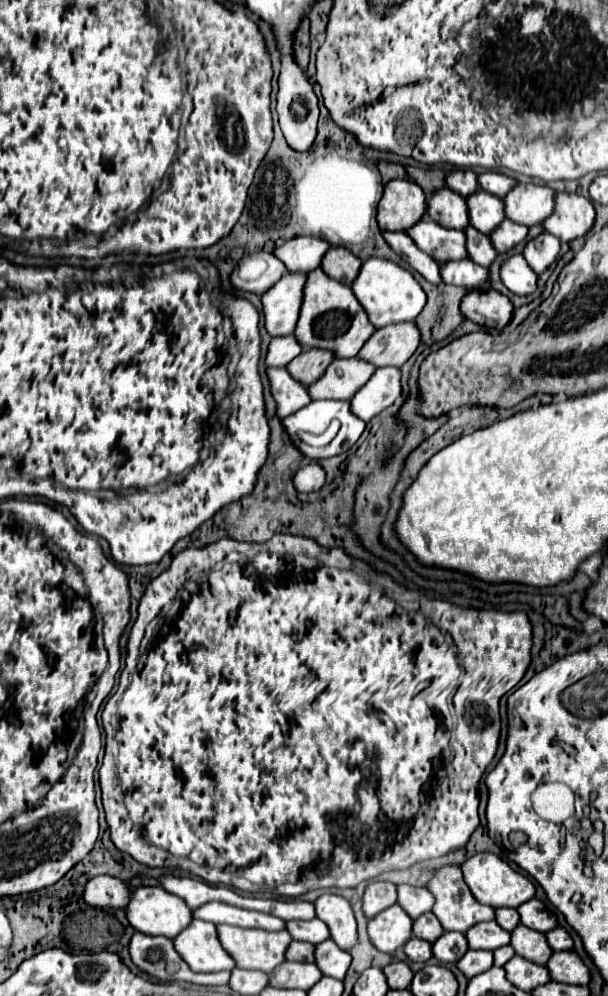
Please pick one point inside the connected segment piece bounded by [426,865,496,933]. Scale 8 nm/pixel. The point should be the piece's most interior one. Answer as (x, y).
(456, 907)

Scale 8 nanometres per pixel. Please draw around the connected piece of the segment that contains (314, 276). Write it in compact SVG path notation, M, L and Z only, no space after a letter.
M314 269L308 273L306 281L306 297L302 303L302 313L296 325L296 337L304 347L324 347L334 351L336 357L356 357L364 343L374 335L376 327L370 323L364 307L356 299L354 291L340 281L334 281L322 273L322 269Z

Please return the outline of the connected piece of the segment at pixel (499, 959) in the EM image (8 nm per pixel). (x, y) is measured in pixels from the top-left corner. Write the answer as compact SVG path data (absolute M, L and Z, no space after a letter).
M504 945L504 947L500 947L500 949L494 951L494 965L498 965L498 967L506 965L514 955L516 955L514 947L512 945Z

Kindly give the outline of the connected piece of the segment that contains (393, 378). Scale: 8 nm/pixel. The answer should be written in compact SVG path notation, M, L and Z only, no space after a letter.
M396 367L376 369L374 377L350 401L354 413L362 417L362 421L370 421L374 415L388 409L402 395L400 377L402 373Z

